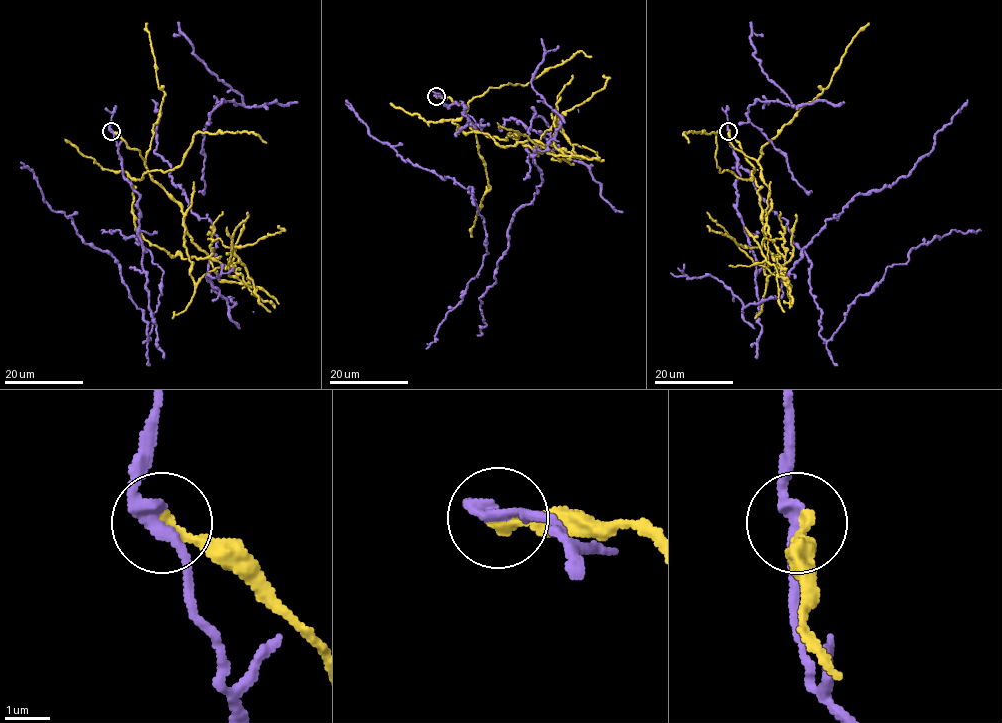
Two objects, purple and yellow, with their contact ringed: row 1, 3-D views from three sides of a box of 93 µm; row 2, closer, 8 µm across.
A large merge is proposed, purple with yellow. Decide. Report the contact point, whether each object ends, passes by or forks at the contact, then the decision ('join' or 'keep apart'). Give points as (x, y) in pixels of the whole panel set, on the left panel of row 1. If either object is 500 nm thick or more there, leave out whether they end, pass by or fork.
at (111, 131); purple passes by; yellow ends there; keep apart

